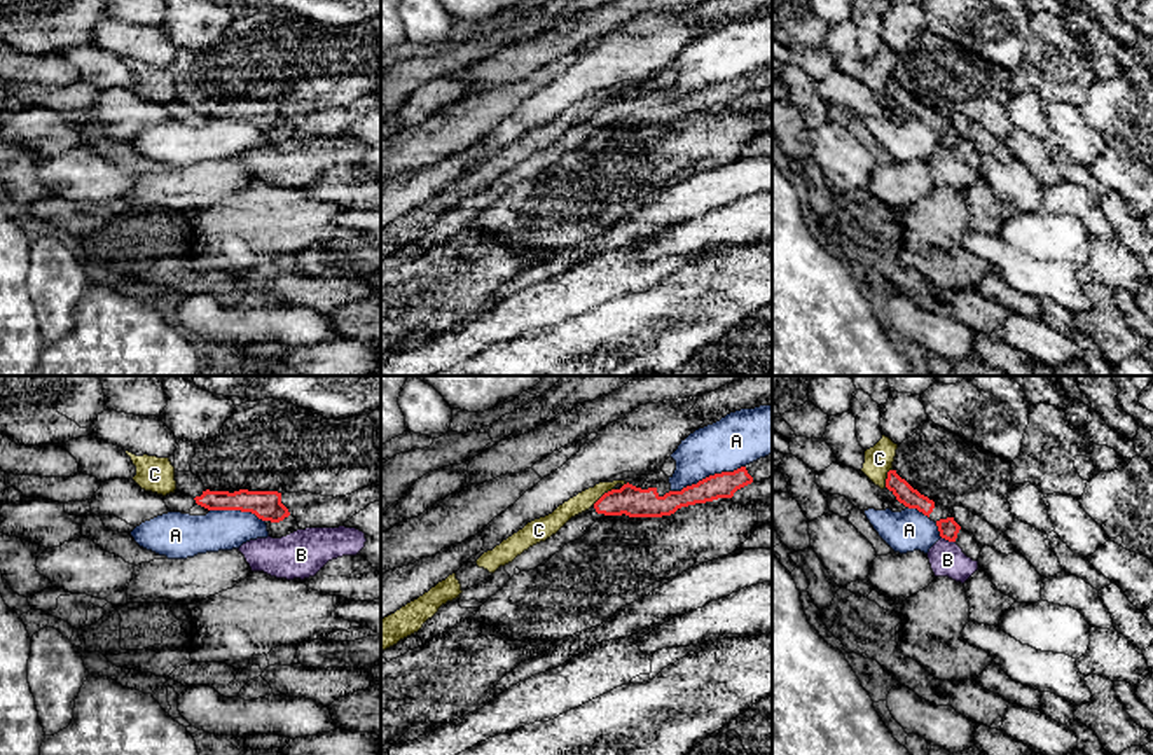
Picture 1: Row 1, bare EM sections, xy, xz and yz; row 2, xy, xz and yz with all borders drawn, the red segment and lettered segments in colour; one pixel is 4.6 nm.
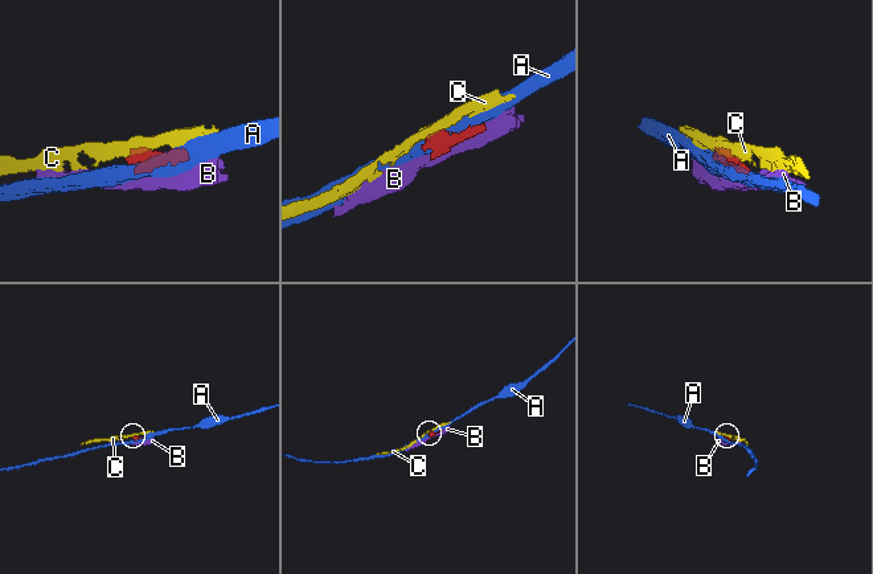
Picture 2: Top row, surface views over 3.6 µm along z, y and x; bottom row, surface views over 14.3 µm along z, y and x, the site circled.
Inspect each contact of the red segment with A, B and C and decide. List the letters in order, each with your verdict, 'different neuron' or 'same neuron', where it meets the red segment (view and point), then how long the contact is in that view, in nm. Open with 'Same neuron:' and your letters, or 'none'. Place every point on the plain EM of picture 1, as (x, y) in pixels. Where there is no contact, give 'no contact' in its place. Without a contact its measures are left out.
Same neuron: none
A: different neuron | xz (710, 84) | 360 nm
B: different neuron | yz (949, 149) | 70 nm
C: different neuron | xz (605, 102) | 130 nm

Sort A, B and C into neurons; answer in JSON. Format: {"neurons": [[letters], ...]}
{"neurons": [["A"], ["B"], ["C"]]}

